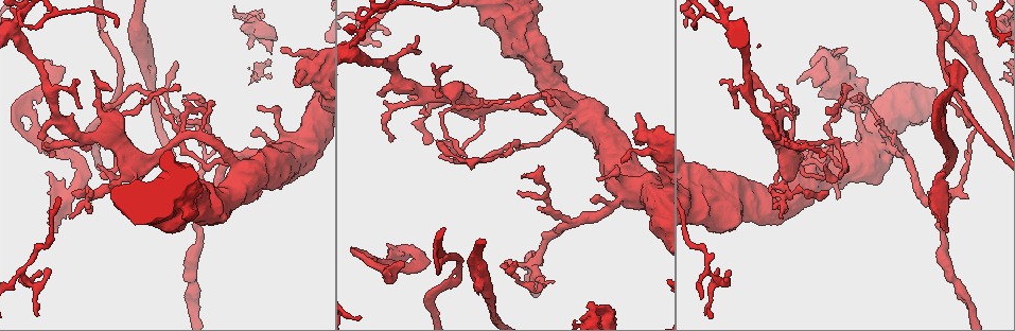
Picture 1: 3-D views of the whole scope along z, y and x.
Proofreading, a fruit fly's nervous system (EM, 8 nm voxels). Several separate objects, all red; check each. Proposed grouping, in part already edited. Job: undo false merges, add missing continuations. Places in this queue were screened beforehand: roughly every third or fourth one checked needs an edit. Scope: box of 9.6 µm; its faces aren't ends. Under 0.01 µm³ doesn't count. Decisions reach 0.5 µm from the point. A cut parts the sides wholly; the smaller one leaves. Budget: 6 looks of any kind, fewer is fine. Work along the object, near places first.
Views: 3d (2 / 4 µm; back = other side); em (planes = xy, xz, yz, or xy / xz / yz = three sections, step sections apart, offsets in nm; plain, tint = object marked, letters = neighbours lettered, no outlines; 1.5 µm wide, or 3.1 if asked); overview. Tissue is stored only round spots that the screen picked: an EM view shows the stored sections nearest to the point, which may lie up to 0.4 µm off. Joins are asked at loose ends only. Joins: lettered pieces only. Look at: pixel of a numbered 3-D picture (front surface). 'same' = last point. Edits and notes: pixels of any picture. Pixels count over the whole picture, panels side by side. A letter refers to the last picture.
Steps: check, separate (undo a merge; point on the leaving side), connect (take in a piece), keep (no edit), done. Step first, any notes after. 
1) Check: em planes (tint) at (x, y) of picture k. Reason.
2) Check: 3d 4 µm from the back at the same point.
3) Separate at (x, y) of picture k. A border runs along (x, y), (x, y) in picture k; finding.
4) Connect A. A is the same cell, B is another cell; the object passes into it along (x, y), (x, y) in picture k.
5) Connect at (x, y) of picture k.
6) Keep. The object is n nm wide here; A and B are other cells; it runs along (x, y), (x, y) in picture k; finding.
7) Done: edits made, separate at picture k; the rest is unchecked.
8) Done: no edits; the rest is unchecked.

Check: 3d 2 µm at (729, 270) of picture 1. Tapers out.

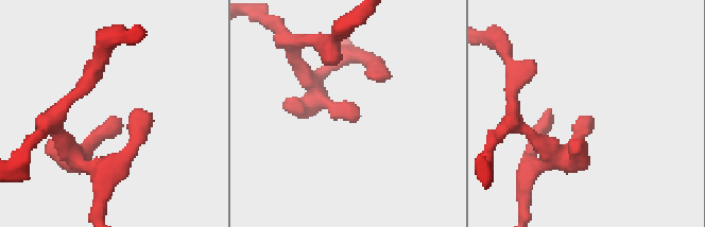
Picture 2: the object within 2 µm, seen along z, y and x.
Check: em planes (letters) at (352, 119) of picture 2.

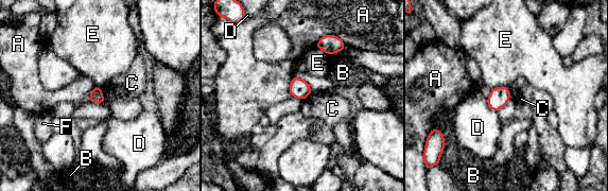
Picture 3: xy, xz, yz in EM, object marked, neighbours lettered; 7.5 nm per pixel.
Keep. A, B, C, D, E and F are other cells; no lettered piece goes on from it.

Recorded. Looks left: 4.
Check: em yz step 4 (letters) at (48, 149) of picture 1. Abrupt turn.

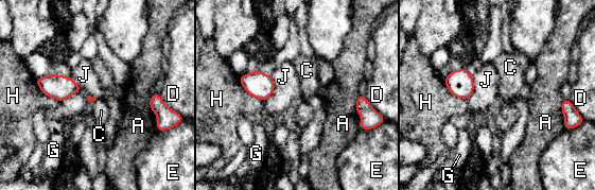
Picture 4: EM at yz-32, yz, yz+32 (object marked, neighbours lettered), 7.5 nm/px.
Keep. A, C, D, E, G, H and J are other cells; one cell here.

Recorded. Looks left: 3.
Check: em yz step 4 (tint) at (40, 142) of picture 1. Touches itself.

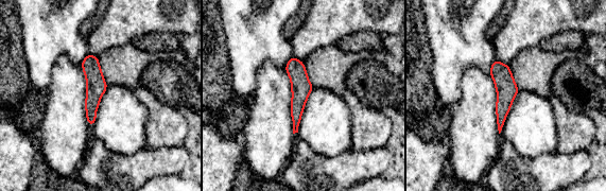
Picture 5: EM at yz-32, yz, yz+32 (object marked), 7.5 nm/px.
Check: em xz step 8 (letters) at the same point. Cut it another way.

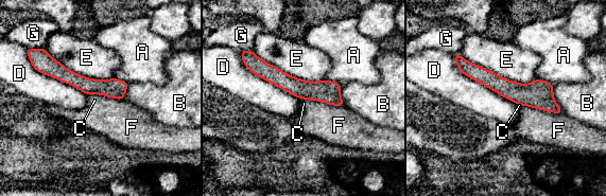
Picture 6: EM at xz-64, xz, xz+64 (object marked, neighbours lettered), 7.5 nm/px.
Keep. The longest contact is with D, 600 nm; A, B, C, D, E, F and G are other cells; one cell here.

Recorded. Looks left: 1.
Done: no edits; the rest is unchecked.

